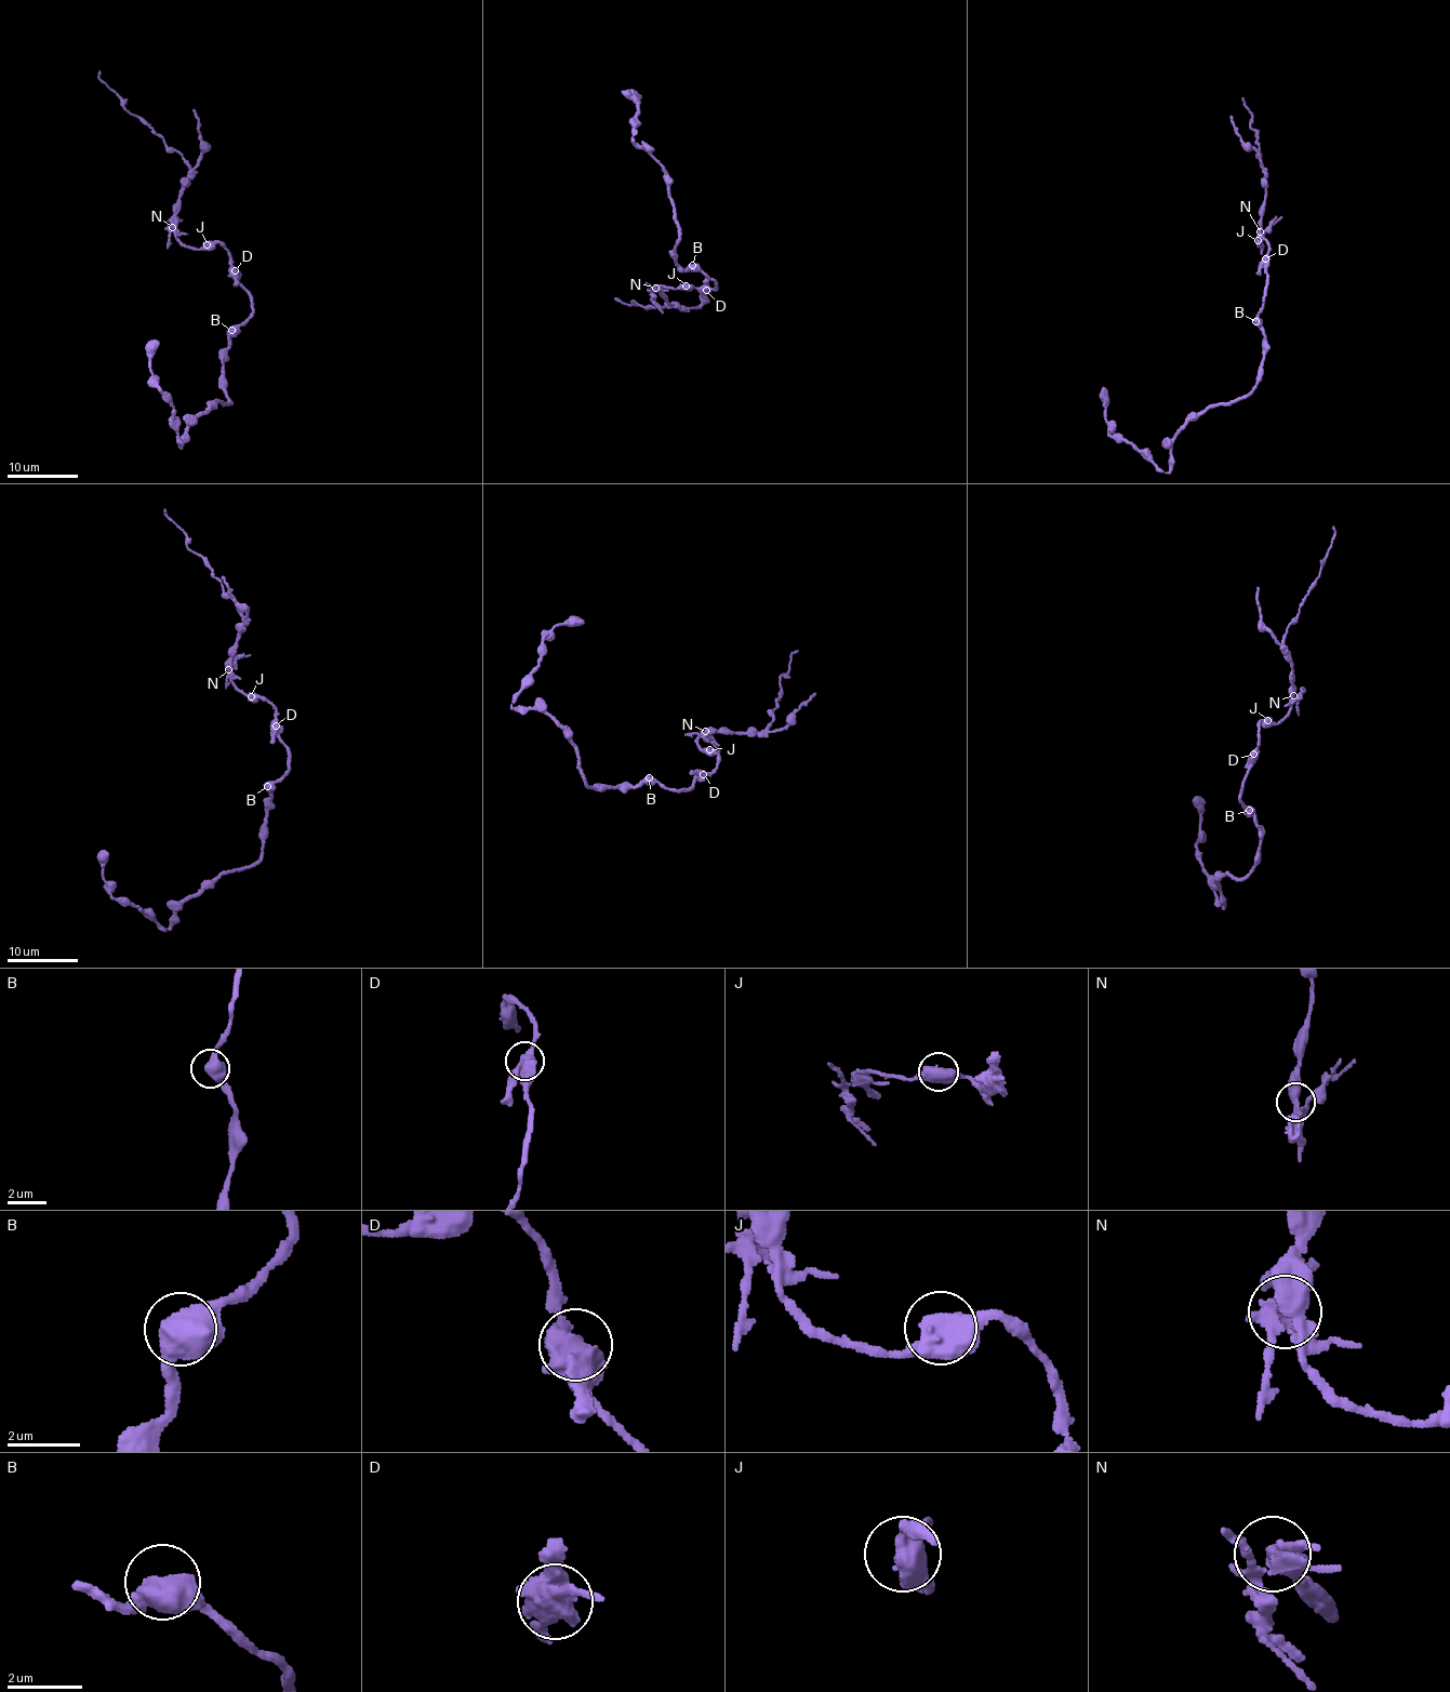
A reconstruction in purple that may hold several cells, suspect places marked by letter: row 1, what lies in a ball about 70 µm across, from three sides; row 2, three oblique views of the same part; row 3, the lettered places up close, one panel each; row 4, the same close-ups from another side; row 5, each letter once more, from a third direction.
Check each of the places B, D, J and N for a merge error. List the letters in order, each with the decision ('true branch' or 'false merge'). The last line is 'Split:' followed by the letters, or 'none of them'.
B: true branch
D: true branch
J: true branch
N: true branch
Split: none of them

